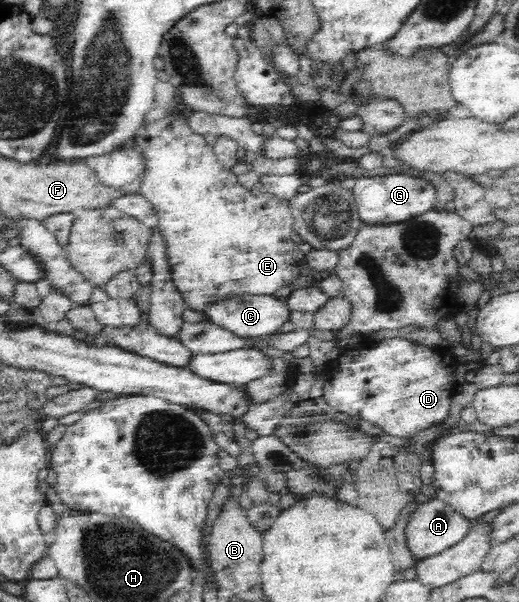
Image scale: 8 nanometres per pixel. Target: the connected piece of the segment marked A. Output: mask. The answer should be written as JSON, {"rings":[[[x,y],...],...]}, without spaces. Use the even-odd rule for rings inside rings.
{"rings":[[[437,497],[432,498],[419,504],[412,512],[405,529],[406,541],[414,557],[423,560],[433,555],[438,555],[441,551],[458,543],[468,533],[470,523],[470,520],[454,512],[450,506],[440,501]]]}

